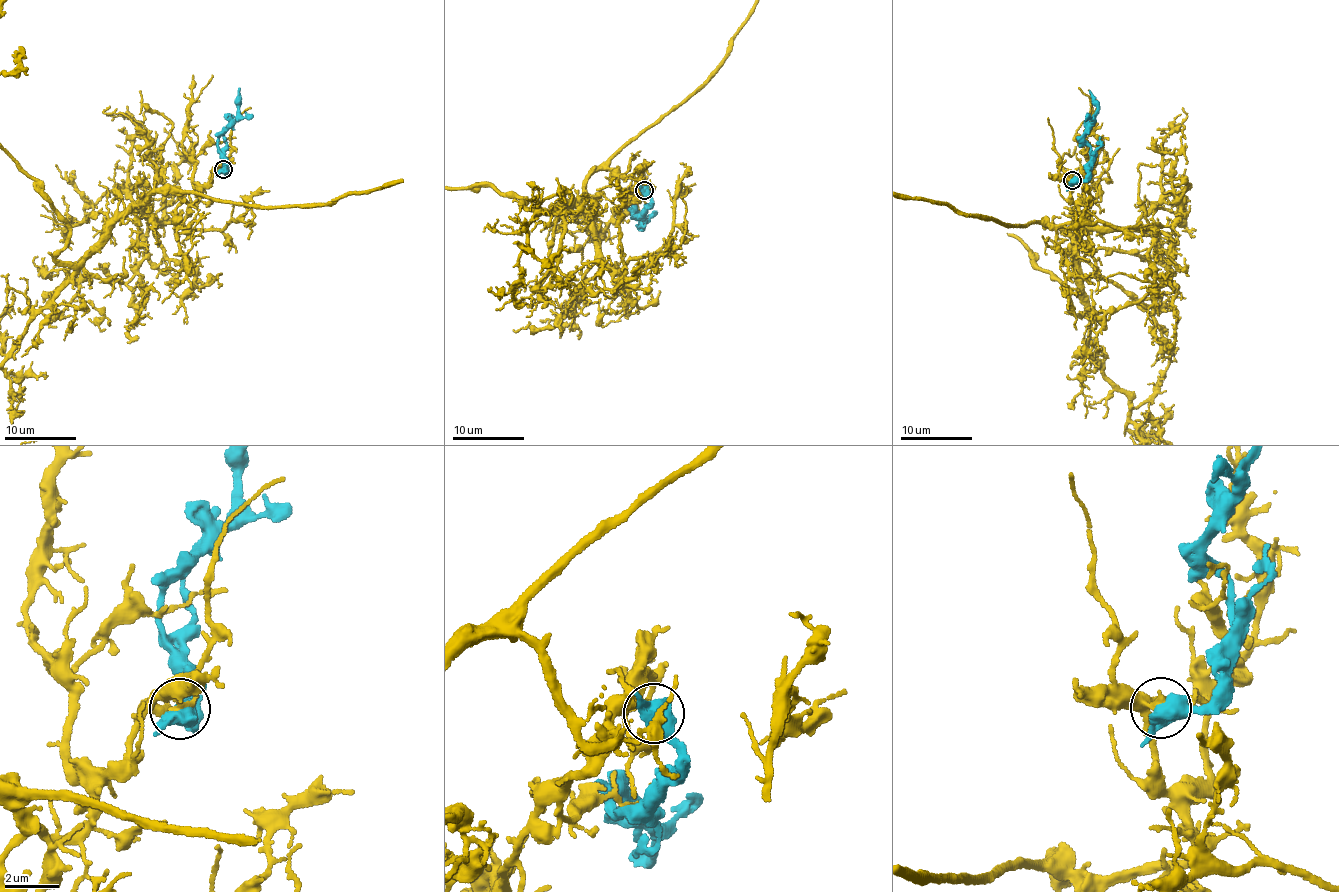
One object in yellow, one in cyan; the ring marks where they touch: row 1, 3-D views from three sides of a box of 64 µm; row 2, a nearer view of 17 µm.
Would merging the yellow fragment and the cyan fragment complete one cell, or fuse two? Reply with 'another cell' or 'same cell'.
another cell

